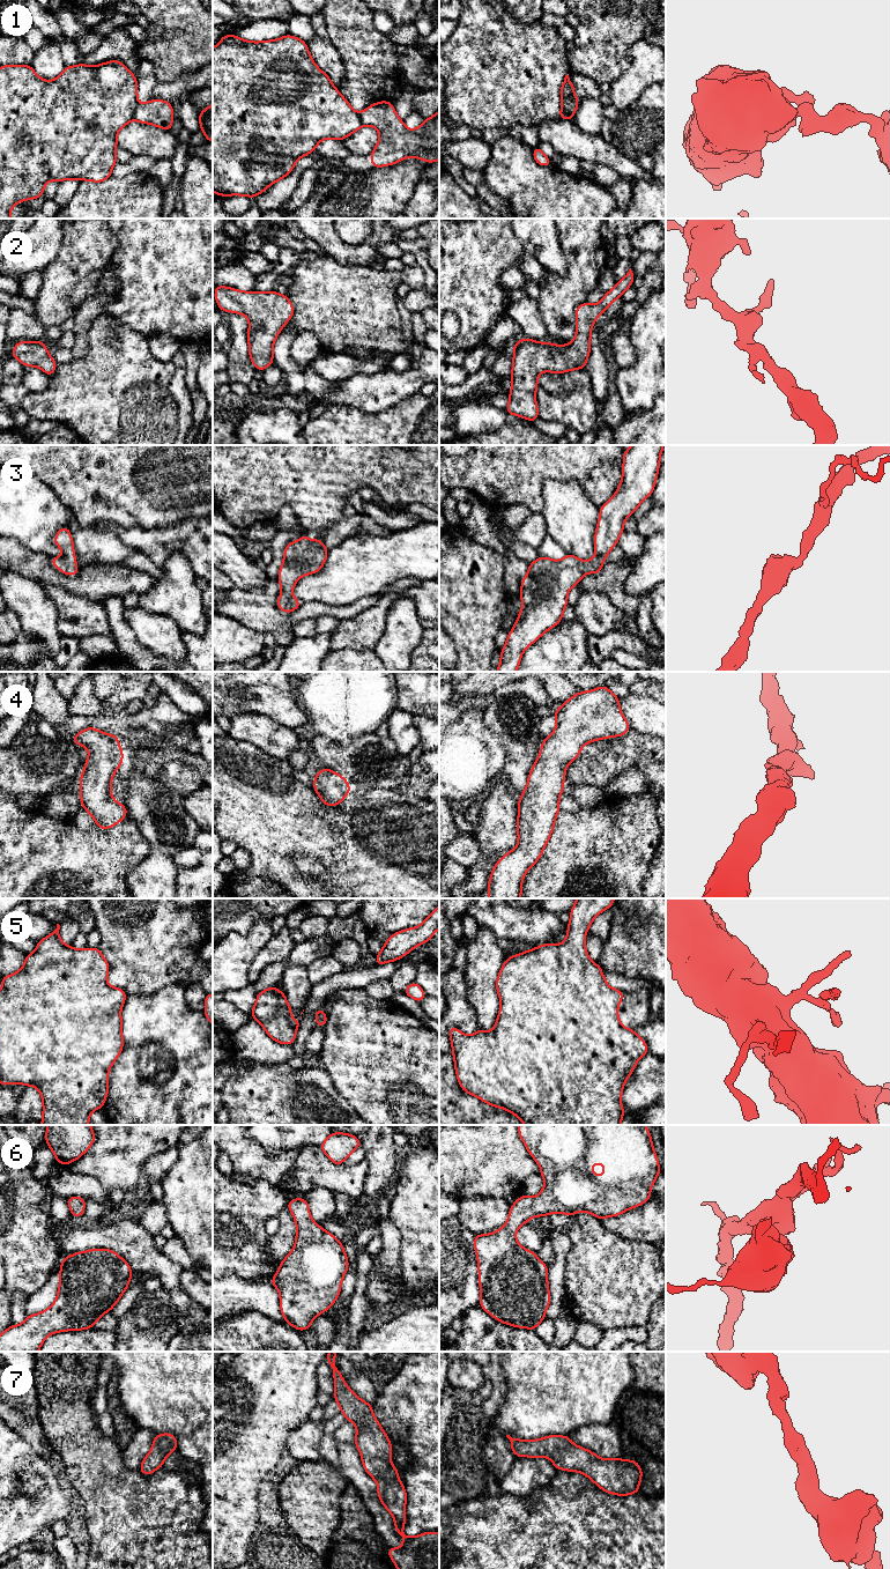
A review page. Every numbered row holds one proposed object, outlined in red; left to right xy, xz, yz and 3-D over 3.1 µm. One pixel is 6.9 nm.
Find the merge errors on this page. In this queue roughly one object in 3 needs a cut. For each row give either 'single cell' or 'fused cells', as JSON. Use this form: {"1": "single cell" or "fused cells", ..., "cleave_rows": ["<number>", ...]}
{"1": "fused cells", "2": "single cell", "3": "single cell", "4": "single cell", "5": "single cell", "6": "single cell", "7": "single cell", "cleave_rows": ["1"]}

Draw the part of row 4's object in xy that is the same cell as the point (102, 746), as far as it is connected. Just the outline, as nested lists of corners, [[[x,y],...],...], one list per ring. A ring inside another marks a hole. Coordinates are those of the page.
[[[87,727],[75,734],[72,740],[76,746],[89,749],[89,756],[79,780],[81,807],[92,816],[102,830],[107,830],[127,816],[127,807],[111,795],[112,777],[124,764],[124,750],[118,742],[119,735]]]

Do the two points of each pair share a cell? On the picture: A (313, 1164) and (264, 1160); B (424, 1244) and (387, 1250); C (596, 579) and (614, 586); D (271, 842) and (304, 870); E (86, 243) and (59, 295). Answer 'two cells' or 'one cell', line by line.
A: two cells
B: two cells
C: one cell
D: two cells
E: one cell

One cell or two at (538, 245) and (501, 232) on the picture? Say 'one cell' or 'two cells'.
two cells

